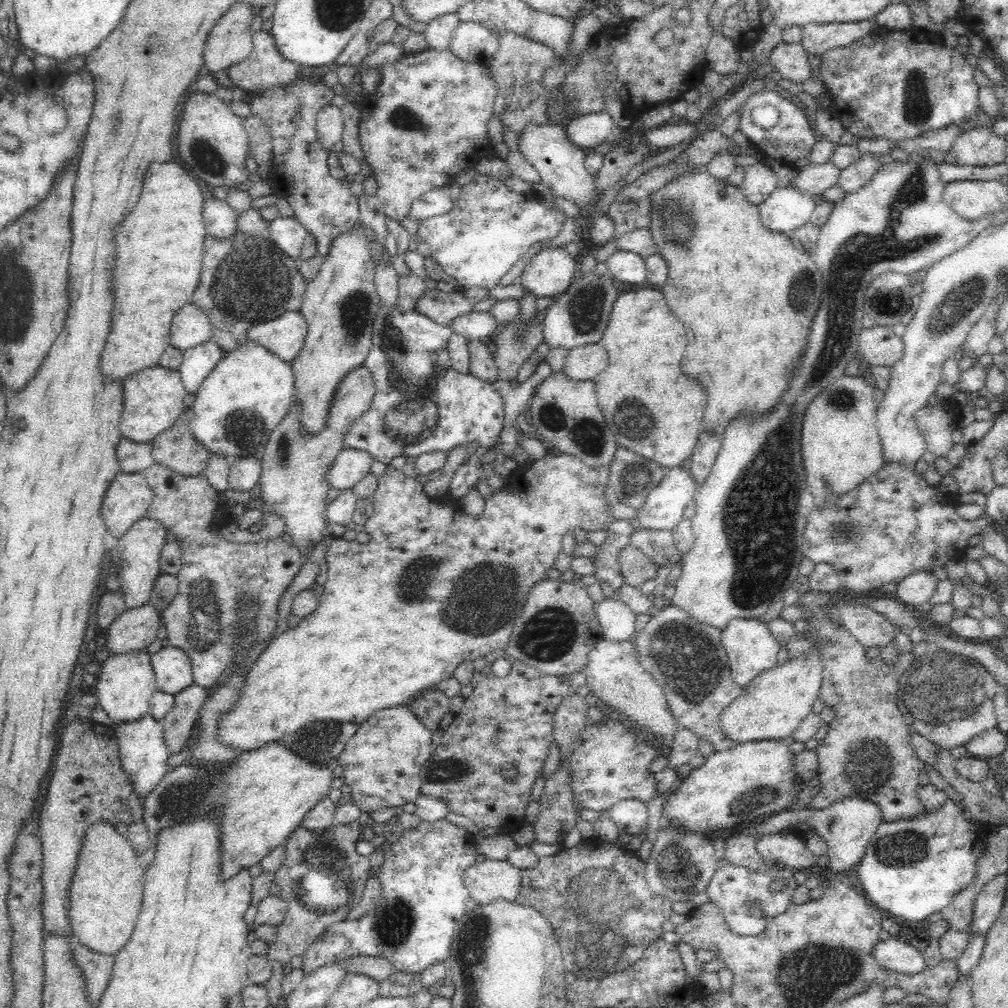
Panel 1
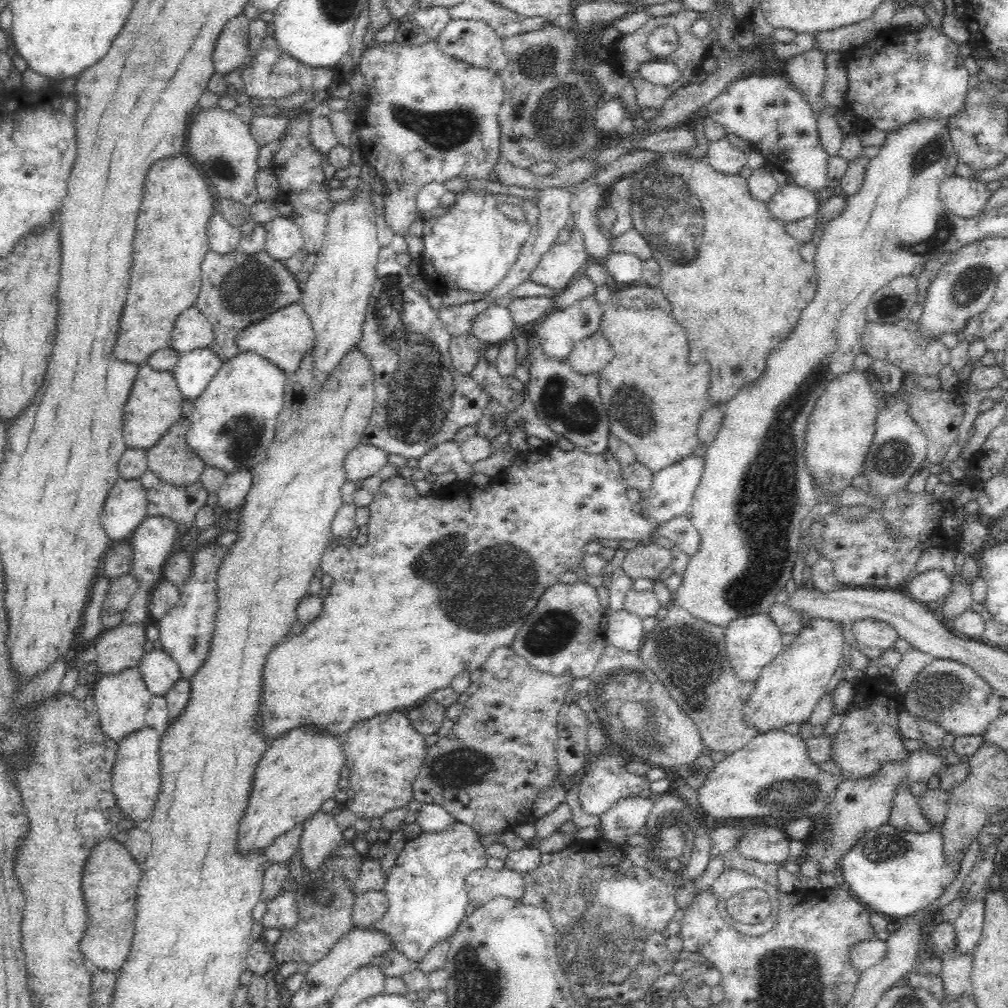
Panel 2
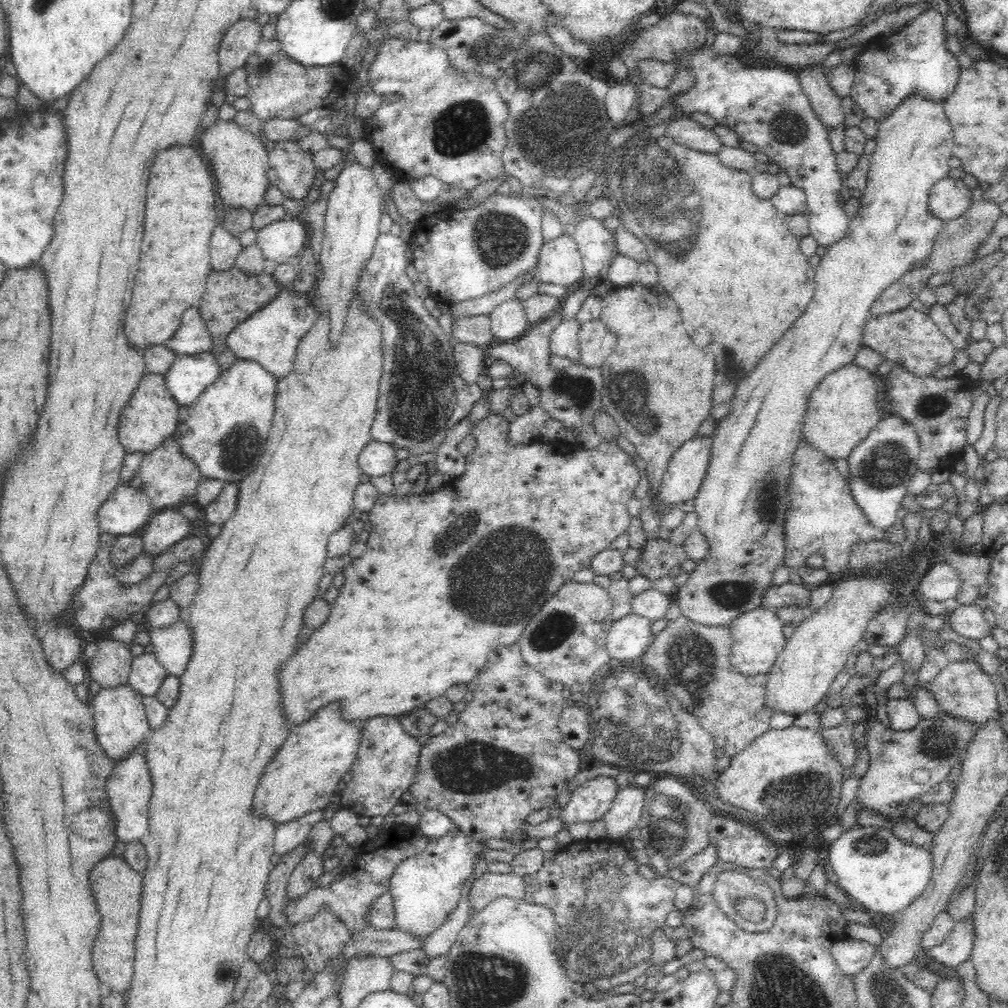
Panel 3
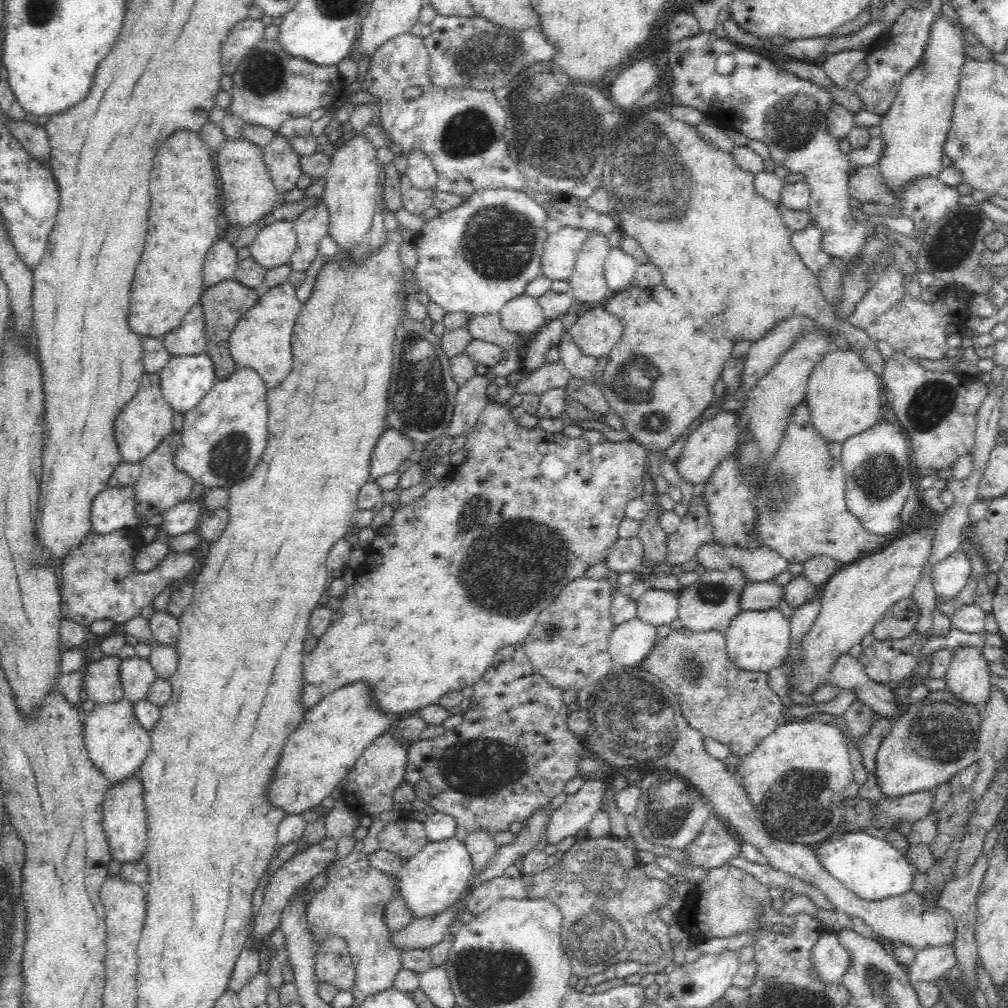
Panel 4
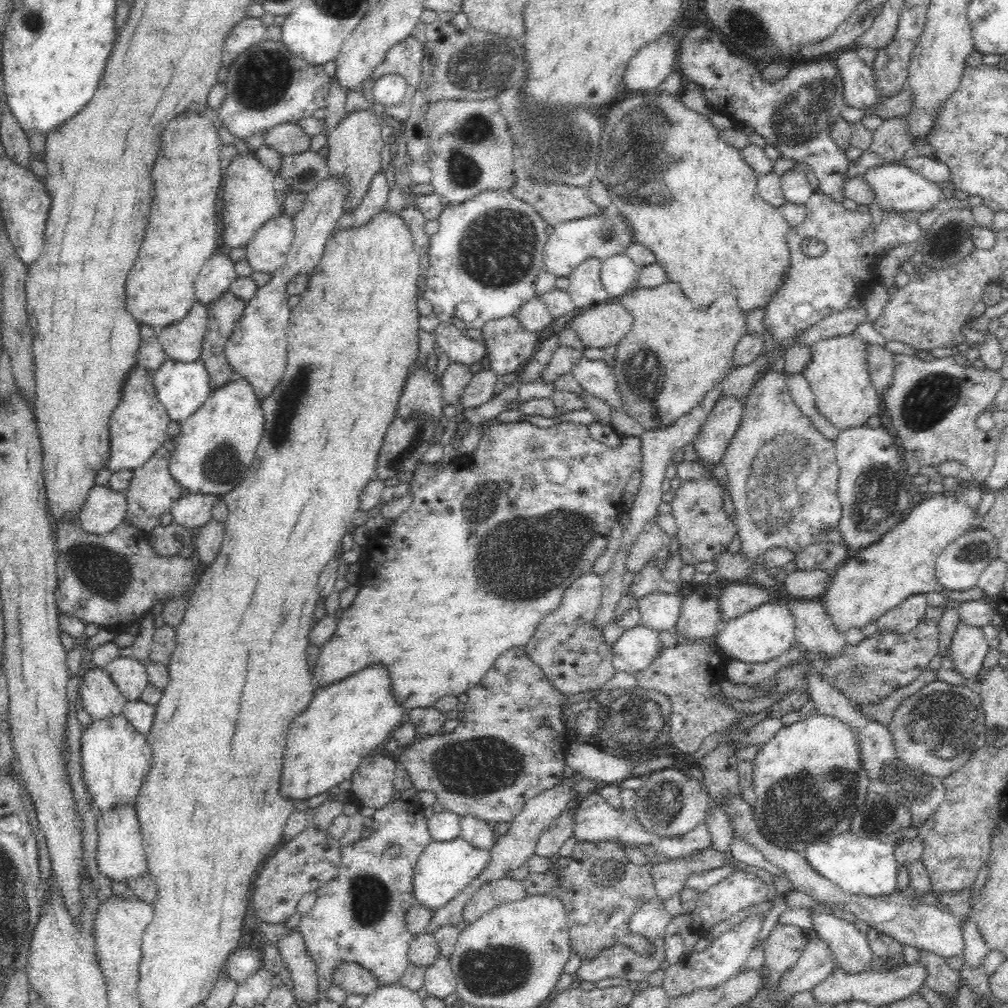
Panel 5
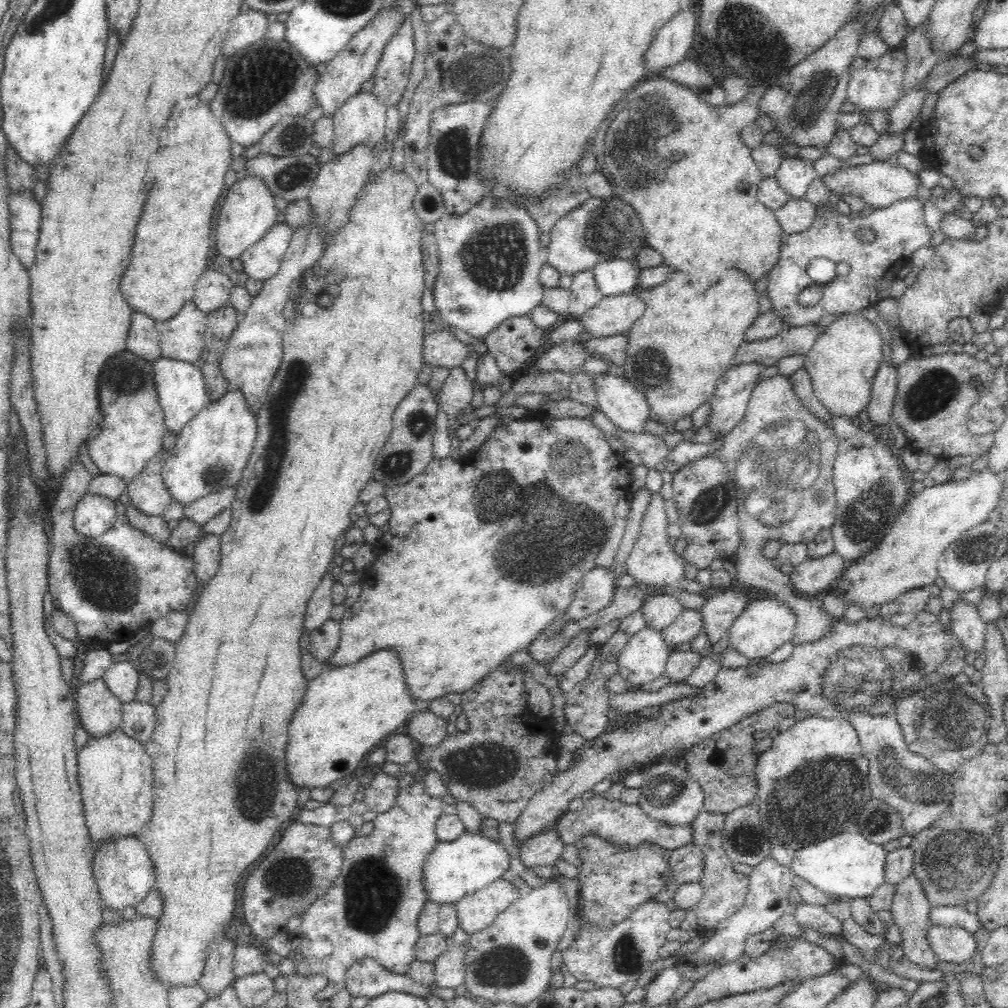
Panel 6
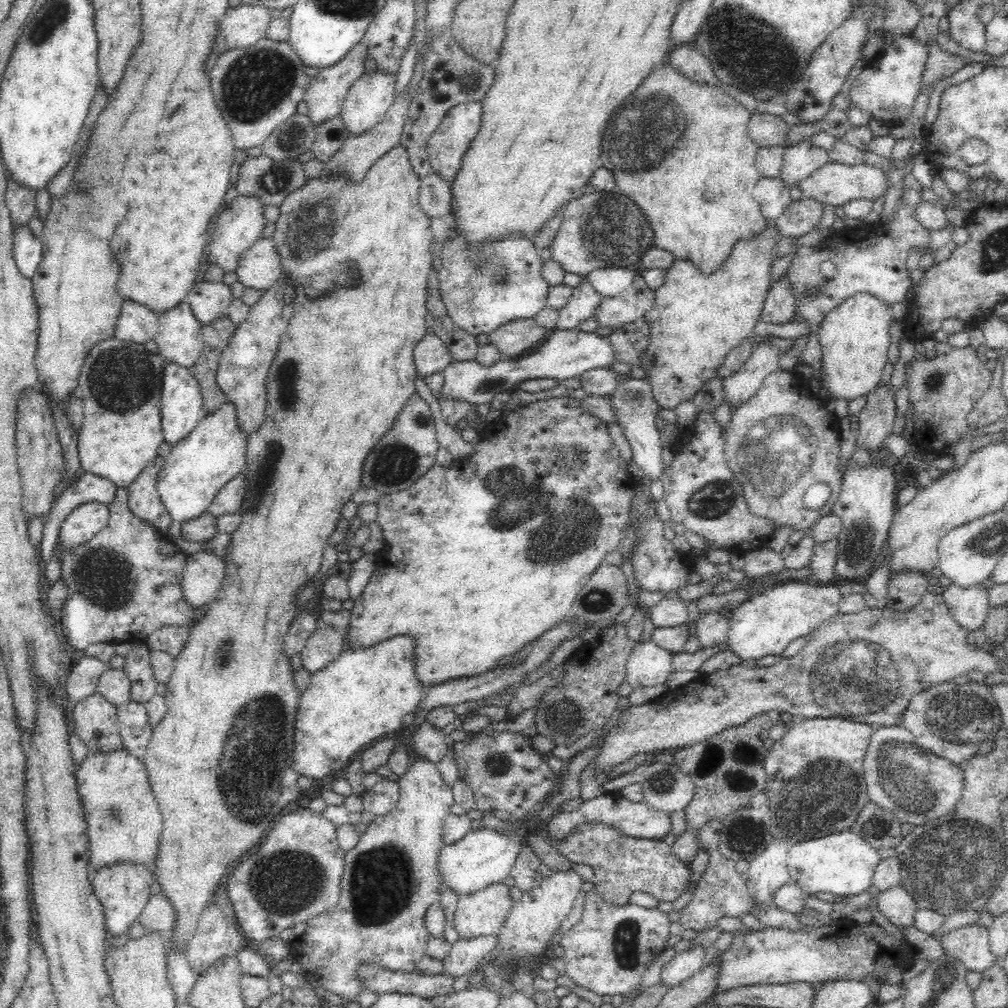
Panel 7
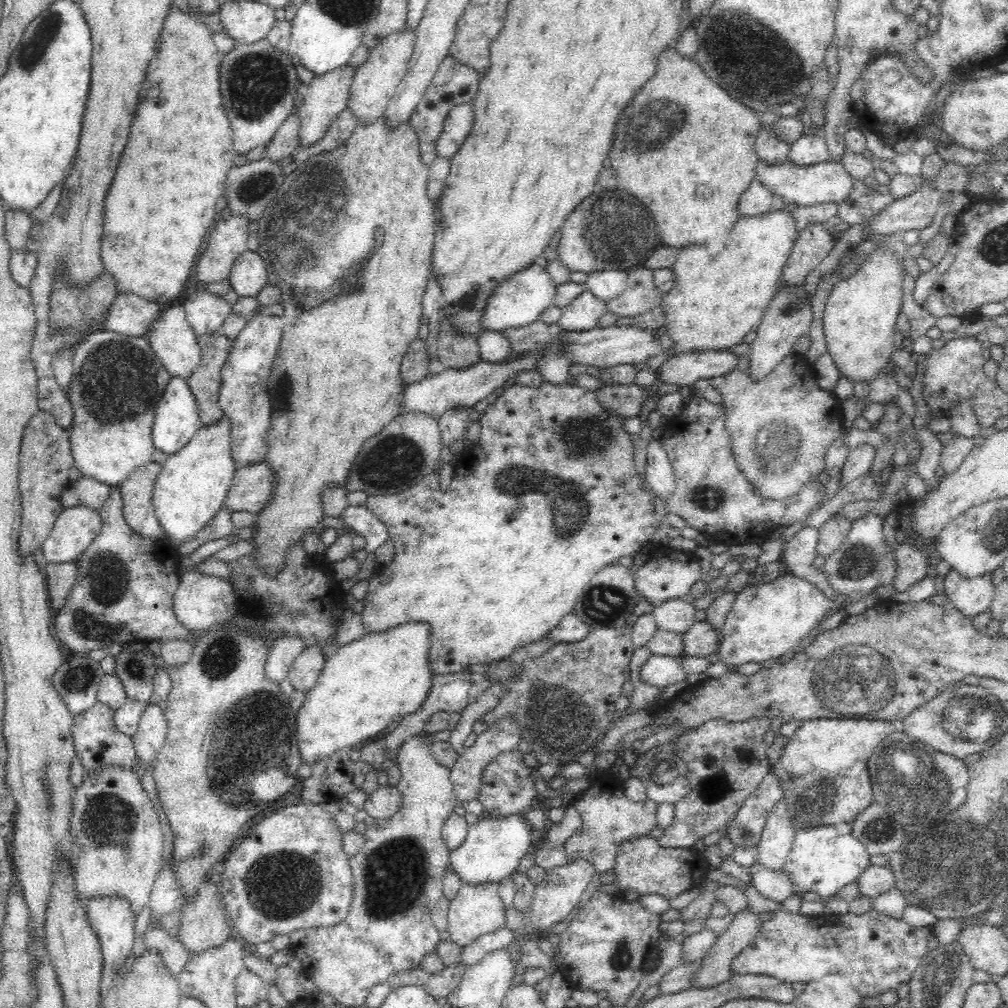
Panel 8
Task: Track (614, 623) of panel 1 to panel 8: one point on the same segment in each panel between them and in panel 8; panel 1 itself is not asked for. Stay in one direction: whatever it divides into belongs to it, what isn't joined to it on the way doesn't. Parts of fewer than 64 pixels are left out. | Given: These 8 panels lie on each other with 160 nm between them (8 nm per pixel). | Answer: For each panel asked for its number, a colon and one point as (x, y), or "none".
2: (624, 631)
3: (628, 638)
4: (630, 643)
5: (637, 648)
6: (643, 659)
7: (649, 665)
8: (661, 671)

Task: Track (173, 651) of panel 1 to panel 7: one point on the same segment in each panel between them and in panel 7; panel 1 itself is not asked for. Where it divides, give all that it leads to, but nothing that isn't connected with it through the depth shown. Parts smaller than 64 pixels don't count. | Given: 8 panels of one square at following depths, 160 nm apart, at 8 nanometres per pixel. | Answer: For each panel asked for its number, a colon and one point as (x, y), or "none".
2: (159, 672)
3: (146, 673)
4: (136, 674)
5: (129, 676)
6: (121, 678)
7: (114, 686)

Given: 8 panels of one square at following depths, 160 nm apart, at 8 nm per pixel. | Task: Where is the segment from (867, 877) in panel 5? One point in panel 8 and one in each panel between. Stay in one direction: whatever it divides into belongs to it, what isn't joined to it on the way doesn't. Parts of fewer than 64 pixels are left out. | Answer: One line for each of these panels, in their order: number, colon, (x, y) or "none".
6: (845, 866)
7: (841, 864)
8: (822, 860)

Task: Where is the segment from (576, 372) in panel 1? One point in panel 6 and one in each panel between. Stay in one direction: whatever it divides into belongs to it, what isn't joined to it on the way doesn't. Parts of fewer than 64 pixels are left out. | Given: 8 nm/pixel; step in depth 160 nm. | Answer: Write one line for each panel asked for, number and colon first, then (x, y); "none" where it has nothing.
2: (592, 353)
3: (597, 341)
4: (595, 332)
5: (601, 325)
6: (617, 314)

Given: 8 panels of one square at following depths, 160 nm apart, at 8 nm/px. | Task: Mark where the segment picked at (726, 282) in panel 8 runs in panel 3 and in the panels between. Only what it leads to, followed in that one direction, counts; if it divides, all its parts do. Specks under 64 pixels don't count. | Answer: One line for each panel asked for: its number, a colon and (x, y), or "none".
3: (658, 389)
4: (681, 364)
5: (694, 349)
6: (683, 343)
7: (696, 320)

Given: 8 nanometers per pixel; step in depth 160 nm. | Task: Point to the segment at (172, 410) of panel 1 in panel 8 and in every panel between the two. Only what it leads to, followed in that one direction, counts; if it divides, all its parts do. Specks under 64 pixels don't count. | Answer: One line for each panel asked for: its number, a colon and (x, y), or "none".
2: (154, 406)
3: (151, 415)
4: (142, 424)
5: (137, 428)
6: (132, 430)
7: (119, 383)
8: (117, 381)

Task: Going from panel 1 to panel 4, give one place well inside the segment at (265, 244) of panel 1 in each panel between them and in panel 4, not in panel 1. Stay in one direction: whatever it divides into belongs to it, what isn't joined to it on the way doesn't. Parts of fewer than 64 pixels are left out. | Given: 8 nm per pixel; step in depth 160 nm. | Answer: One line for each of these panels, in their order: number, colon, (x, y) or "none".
2: (238, 289)
3: (229, 297)
4: (225, 303)

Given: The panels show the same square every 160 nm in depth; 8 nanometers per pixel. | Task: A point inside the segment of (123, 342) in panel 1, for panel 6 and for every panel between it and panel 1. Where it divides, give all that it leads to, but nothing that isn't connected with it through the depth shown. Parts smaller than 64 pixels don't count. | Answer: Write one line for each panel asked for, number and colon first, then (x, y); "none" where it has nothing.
2: (170, 244)
3: (180, 213)
4: (183, 219)
5: (181, 236)
6: (194, 147)

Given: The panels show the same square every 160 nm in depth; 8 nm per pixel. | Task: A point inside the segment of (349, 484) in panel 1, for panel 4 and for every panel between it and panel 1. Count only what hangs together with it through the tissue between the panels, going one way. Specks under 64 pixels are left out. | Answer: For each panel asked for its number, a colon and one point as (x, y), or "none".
2: (365, 461)
3: (378, 458)
4: (393, 448)

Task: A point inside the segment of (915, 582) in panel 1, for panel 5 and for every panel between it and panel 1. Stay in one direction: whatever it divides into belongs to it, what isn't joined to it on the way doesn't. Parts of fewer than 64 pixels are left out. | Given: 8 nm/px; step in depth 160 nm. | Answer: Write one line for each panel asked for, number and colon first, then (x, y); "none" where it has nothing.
2: (934, 584)
3: (942, 582)
4: (949, 576)
5: (958, 568)

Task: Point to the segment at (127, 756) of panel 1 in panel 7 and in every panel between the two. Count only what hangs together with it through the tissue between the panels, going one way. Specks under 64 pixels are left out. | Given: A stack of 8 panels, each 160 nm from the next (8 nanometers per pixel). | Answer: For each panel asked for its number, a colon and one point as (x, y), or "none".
2: (135, 776)
3: (129, 787)
4: (124, 823)
5: (120, 856)
6: (124, 874)
7: (123, 890)

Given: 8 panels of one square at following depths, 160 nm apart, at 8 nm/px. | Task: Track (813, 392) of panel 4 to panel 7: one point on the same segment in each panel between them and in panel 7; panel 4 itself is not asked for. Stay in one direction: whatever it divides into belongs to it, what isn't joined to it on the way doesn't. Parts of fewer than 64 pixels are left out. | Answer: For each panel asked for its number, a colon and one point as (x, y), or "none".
5: (838, 372)
6: (846, 355)
7: (854, 337)

